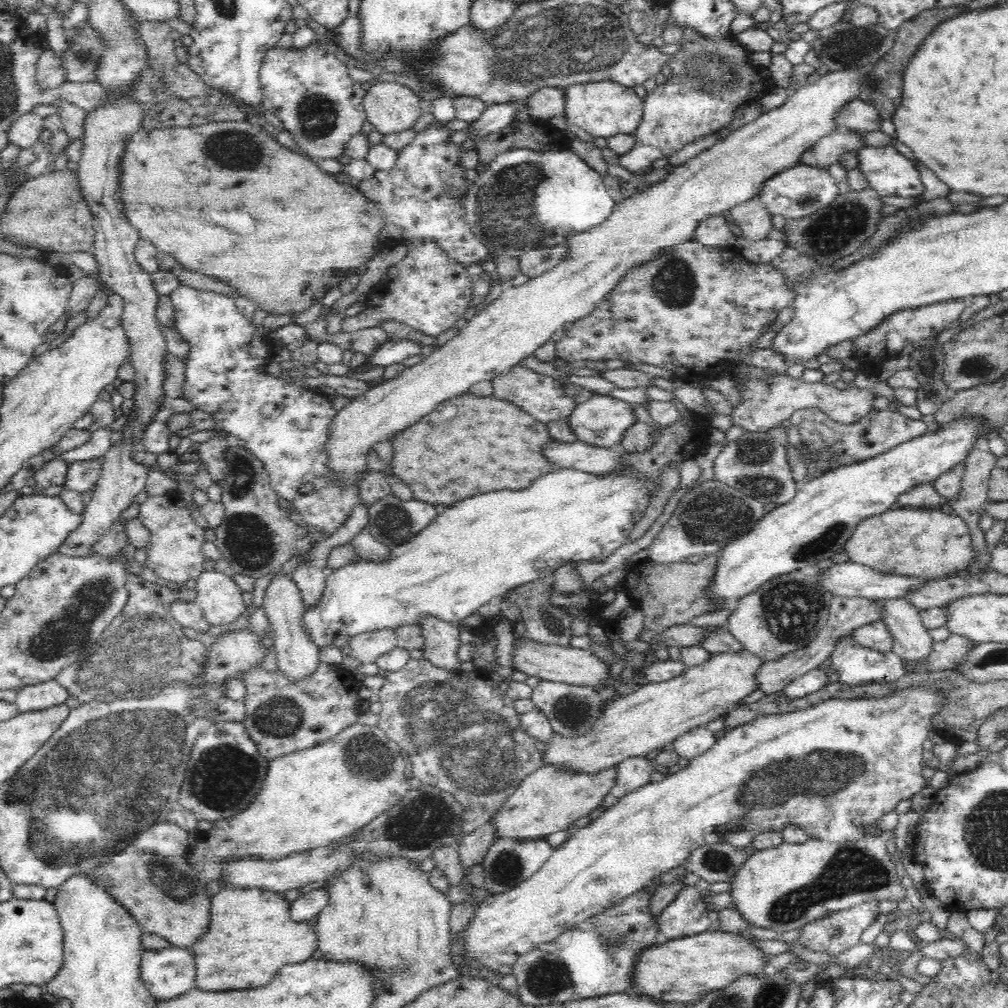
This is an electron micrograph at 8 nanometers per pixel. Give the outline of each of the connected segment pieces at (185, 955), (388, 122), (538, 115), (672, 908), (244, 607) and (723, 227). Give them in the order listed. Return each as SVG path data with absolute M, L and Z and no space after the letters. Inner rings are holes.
M170 946L151 950L142 948L140 972L144 985L158 1001L165 1001L196 988L194 953L191 949Z
M373 81L362 104L376 131L392 135L414 129L422 110L421 98L408 86L396 82Z
M544 87L523 99L533 121L544 122L555 116L565 115L564 88Z
M687 885L658 915L659 932L675 939L712 928L703 897L695 887Z
M205 570L199 574L195 587L197 592L195 603L204 612L206 621L211 626L221 626L226 630L226 626L232 624L248 611L247 596L242 589L236 585L232 575L228 575L215 570Z
M714 216L699 222L693 238L706 246L734 248L737 236L730 231L724 216Z

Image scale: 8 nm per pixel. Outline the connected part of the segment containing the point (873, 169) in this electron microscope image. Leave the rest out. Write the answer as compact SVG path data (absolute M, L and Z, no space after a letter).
M891 144L863 147L858 151L858 161L869 189L880 194L920 198L926 190L916 166Z

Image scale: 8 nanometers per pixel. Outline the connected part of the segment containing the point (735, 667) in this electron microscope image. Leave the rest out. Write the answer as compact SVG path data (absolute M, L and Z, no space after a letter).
M744 649L737 654L713 655L710 661L689 667L683 676L667 682L644 682L632 694L613 698L588 734L572 738L552 734L546 743L544 765L596 774L626 758L646 756L655 749L671 747L681 734L723 718L736 708L737 702L756 691L756 674L763 664L762 659Z

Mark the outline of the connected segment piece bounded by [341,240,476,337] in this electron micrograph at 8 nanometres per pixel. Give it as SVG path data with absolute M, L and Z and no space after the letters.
M433 240L410 242L407 255L398 264L388 268L388 272L380 282L367 293L365 310L356 316L343 318L341 331L354 332L363 328L378 327L383 321L396 320L430 336L435 337L442 334L452 326L456 326L456 320L462 318L469 307L470 300L472 300L472 287L476 277L470 276L466 267L460 265L456 260L452 260L447 252L442 250L441 245Z

